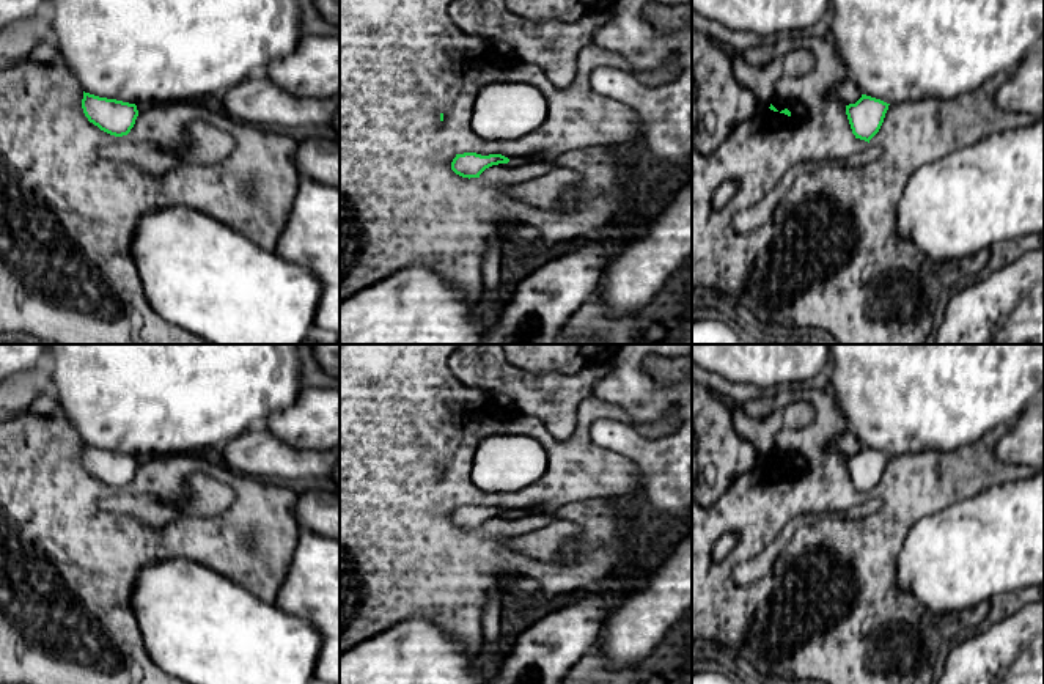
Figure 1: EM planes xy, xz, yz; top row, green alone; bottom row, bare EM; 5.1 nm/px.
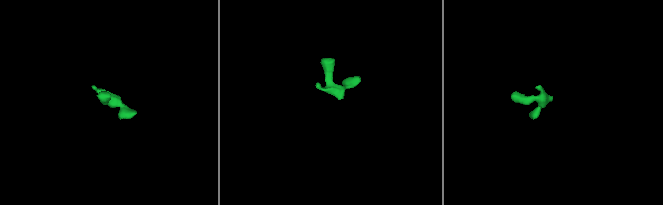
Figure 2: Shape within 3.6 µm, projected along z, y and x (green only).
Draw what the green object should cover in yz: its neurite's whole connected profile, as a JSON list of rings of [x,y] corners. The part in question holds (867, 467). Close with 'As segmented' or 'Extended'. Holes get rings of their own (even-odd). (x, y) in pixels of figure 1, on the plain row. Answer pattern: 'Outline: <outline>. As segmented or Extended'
Outline: [[[862,447],[855,456],[846,458],[846,467],[855,491],[869,495],[879,484],[888,458],[890,456],[866,447]]]. As segmented

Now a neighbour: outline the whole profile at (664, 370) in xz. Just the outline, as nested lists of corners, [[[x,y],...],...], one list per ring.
[[[646,357],[643,371],[657,385],[673,385],[687,377],[692,371],[692,362],[681,357]]]

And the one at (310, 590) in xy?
[[[300,530],[274,605],[318,629],[322,646],[314,678],[340,684],[340,539]]]

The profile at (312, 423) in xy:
[[[303,385],[297,401],[266,420],[280,440],[300,450],[340,450],[340,390]]]

